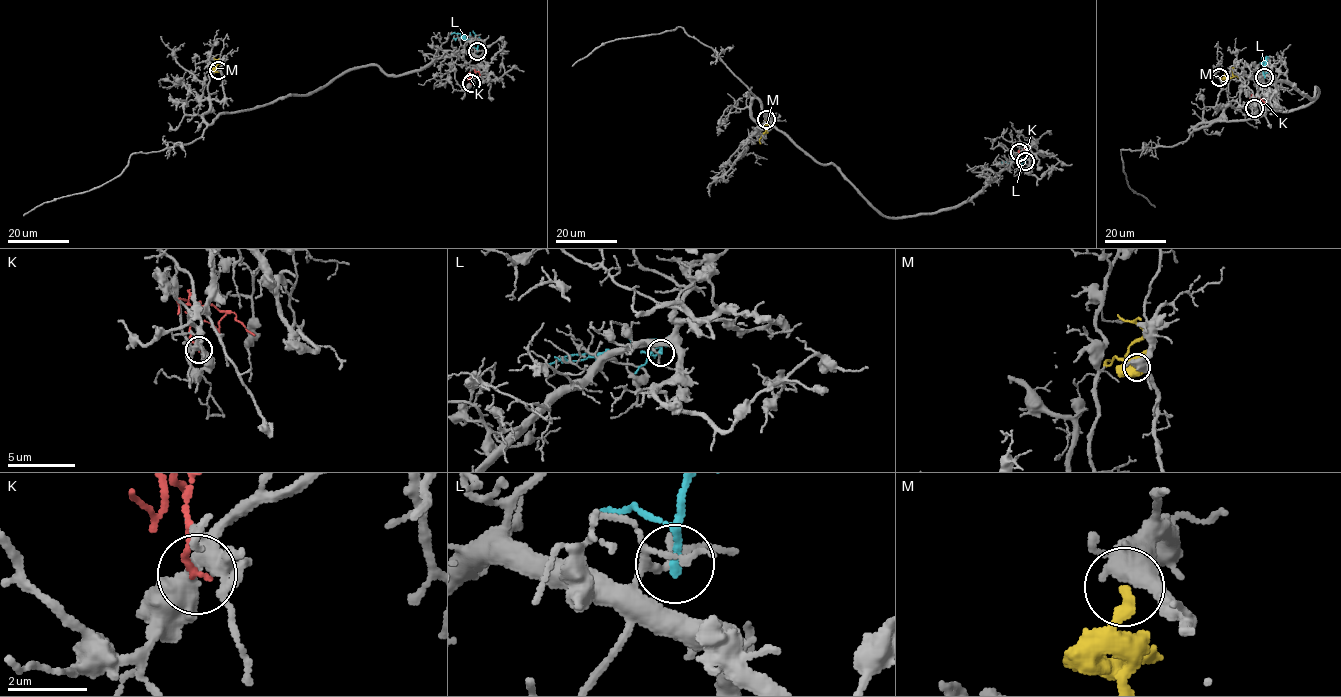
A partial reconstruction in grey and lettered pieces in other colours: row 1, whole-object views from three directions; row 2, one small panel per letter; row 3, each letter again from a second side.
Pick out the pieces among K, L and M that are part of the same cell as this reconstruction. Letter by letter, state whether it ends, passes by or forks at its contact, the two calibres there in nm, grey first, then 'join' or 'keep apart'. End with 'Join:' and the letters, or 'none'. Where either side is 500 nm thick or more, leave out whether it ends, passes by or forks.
K: it ends there; 380 nm thick on the grey side, 150 nm on the other; keep apart
L: it passes by; 130 nm thick on the grey side, 150 nm on the other; keep apart
M: it ends there; 400 nm thick on the grey side, 260 nm on the other; keep apart
Join: none

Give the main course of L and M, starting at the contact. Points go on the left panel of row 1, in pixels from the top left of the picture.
L: (477, 52), (475, 39), (463, 38), (459, 33), (451, 34)
M: (218, 70), (216, 66), (220, 62), (213, 58)

